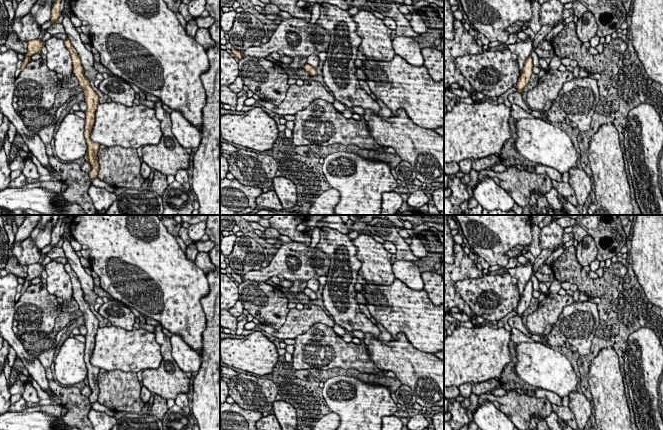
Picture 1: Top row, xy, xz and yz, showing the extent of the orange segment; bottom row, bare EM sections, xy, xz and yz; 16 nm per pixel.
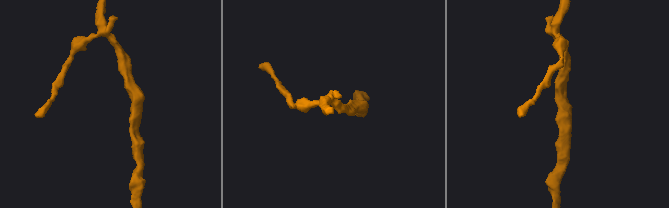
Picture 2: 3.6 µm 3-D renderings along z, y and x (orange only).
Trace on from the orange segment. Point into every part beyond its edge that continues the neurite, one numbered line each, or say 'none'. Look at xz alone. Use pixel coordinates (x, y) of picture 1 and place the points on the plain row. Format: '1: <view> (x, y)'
none

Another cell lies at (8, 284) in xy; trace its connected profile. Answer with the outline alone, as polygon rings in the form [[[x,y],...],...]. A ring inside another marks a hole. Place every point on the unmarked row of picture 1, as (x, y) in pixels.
[[[9,273],[0,277],[0,333],[9,345],[16,351],[17,356],[24,363],[30,376],[45,391],[49,398],[52,397],[52,390],[49,387],[46,371],[38,358],[34,358],[24,348],[16,334],[13,332],[13,321],[15,314],[15,295],[17,293],[18,277]]]

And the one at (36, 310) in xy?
[[[46,283],[29,285],[15,304],[14,320],[27,331],[49,334],[62,312],[57,297],[47,291]]]

